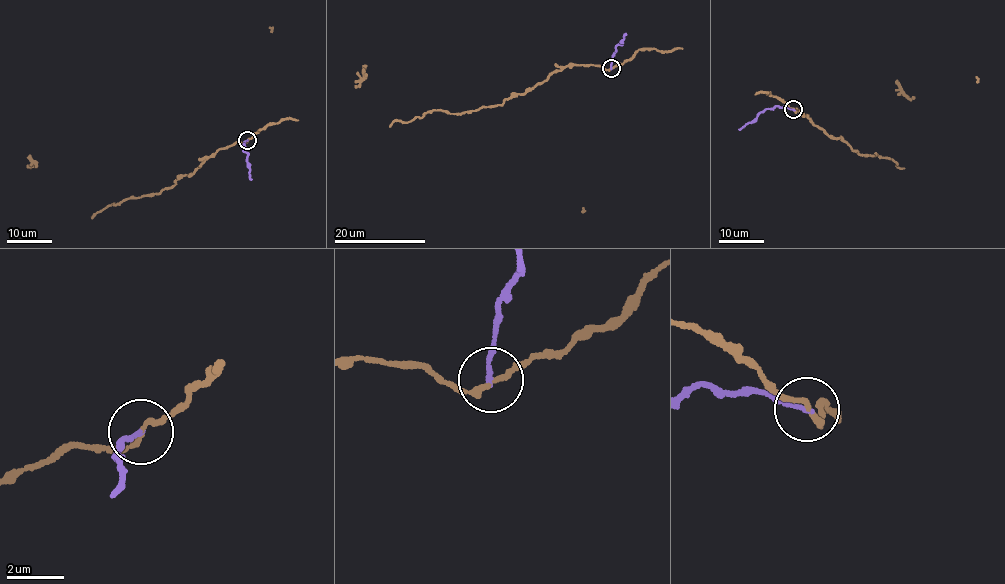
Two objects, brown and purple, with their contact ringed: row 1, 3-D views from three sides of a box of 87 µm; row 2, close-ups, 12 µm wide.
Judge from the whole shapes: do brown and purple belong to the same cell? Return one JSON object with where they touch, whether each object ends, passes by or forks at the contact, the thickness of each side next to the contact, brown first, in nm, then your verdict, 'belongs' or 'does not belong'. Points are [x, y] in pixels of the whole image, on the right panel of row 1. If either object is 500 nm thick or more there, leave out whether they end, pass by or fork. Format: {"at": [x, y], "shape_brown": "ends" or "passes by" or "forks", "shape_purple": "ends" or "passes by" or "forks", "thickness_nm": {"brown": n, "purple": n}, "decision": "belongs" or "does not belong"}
{"at": [793, 109], "shape_brown": "passes by", "shape_purple": "ends", "thickness_nm": {"brown": 170, "purple": 150}, "decision": "does not belong"}

